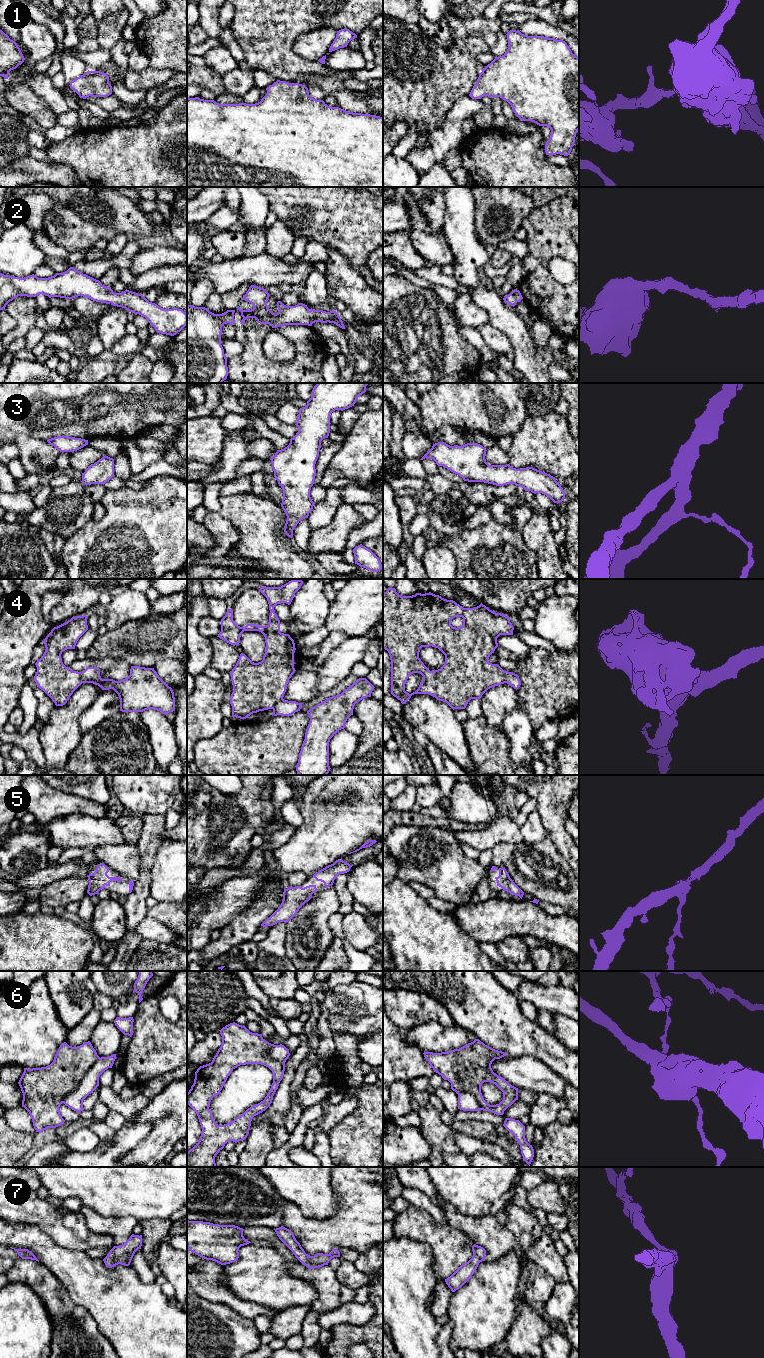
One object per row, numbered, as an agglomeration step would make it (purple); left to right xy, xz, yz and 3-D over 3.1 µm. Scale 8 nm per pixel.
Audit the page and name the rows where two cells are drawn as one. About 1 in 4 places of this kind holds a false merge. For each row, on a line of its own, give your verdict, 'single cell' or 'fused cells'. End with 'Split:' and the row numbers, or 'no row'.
1: single cell
2: single cell
3: single cell
4: fused cells
5: single cell
6: fused cells
7: single cell
Split: 4, 6

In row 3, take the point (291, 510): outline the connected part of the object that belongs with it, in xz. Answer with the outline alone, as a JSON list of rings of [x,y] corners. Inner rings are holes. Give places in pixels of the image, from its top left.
[[[317,383],[307,405],[299,409],[298,432],[287,447],[277,450],[271,463],[274,477],[283,489],[281,507],[287,520],[285,534],[292,538],[297,524],[308,518],[314,502],[310,490],[314,484],[315,464],[321,441],[330,433],[330,414],[348,409],[366,392],[368,383]]]

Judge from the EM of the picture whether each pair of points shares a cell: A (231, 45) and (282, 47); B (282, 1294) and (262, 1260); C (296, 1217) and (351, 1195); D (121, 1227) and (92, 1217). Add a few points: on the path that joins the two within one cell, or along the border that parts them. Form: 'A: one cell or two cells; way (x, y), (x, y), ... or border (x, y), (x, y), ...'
A: two cells; border (229, 24), (232, 35), (243, 51), (245, 59)
B: one cell; way (274, 1286), (262, 1274), (262, 1268)
C: one cell; way (313, 1226), (332, 1226), (346, 1212)
D: one cell; way (114, 1227), (99, 1224)

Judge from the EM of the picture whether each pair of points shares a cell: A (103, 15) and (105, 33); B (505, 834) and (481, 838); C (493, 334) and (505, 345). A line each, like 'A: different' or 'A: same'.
A: same
B: same
C: same

